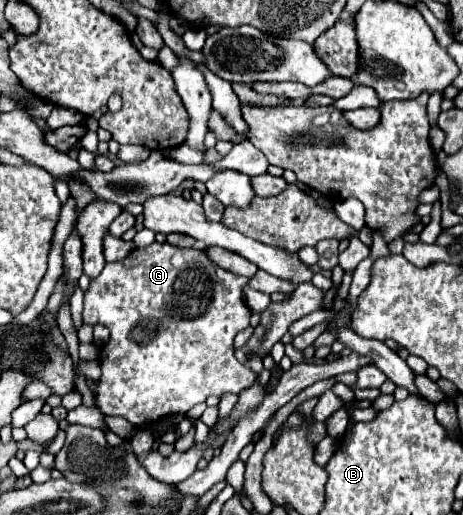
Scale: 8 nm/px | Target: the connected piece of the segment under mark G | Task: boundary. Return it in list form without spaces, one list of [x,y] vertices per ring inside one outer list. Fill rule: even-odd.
[[[152,243],[148,247],[142,249],[132,249],[128,253],[128,257],[124,257],[122,261],[114,261],[114,263],[106,263],[106,267],[102,269],[102,273],[90,283],[88,291],[84,293],[84,323],[88,325],[104,325],[110,329],[110,339],[108,343],[102,347],[100,353],[100,383],[96,389],[96,405],[104,415],[118,415],[128,419],[134,427],[144,427],[144,425],[152,425],[158,419],[170,417],[170,415],[186,415],[194,405],[204,403],[210,395],[218,395],[222,397],[224,393],[240,393],[240,389],[246,389],[246,385],[250,385],[250,381],[254,381],[256,373],[250,367],[244,367],[236,357],[234,357],[234,337],[238,331],[242,331],[244,327],[250,325],[250,309],[242,299],[242,283],[244,279],[240,279],[234,273],[228,273],[224,269],[220,269],[218,265],[214,265],[206,253],[202,253],[200,249],[178,249],[172,247],[168,243]]]

